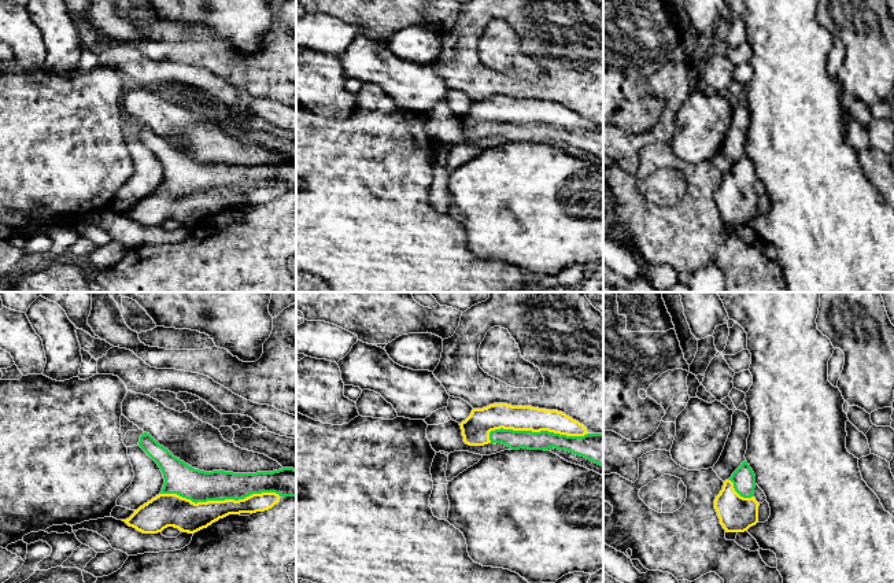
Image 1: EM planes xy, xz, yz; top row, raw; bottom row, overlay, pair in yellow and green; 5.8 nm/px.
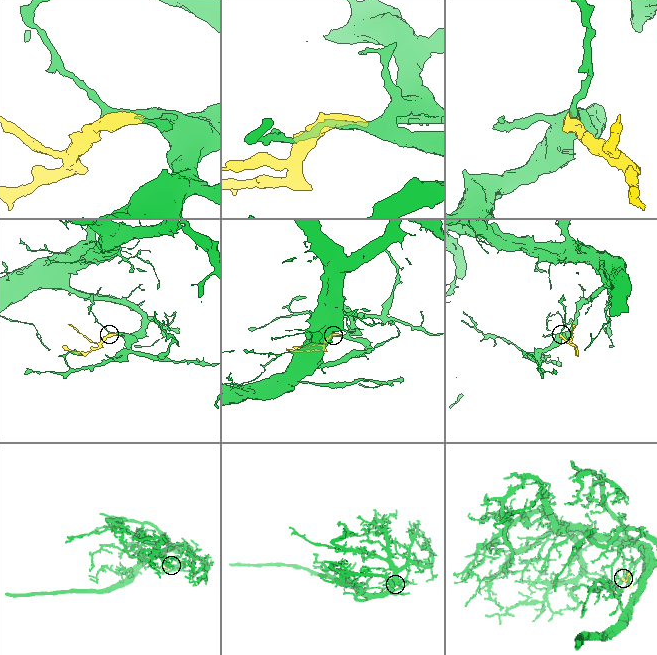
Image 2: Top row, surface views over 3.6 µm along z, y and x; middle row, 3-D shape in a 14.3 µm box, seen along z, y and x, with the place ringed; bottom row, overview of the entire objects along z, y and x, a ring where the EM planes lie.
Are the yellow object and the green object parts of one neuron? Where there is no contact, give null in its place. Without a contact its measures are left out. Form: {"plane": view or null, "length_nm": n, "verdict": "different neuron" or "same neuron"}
{"plane": "xy", "length_nm": 700, "verdict": "same neuron"}

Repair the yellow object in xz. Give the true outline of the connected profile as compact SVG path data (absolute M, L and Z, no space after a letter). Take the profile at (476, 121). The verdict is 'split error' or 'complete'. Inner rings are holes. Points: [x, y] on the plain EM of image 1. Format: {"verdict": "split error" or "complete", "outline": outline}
{"verdict": "split error", "outline": "M494 96L483 102L473 102L470 108L459 118L463 134L469 139L502 136L511 143L528 141L544 144L554 140L603 159L603 126L588 126L583 117L558 103Z"}

